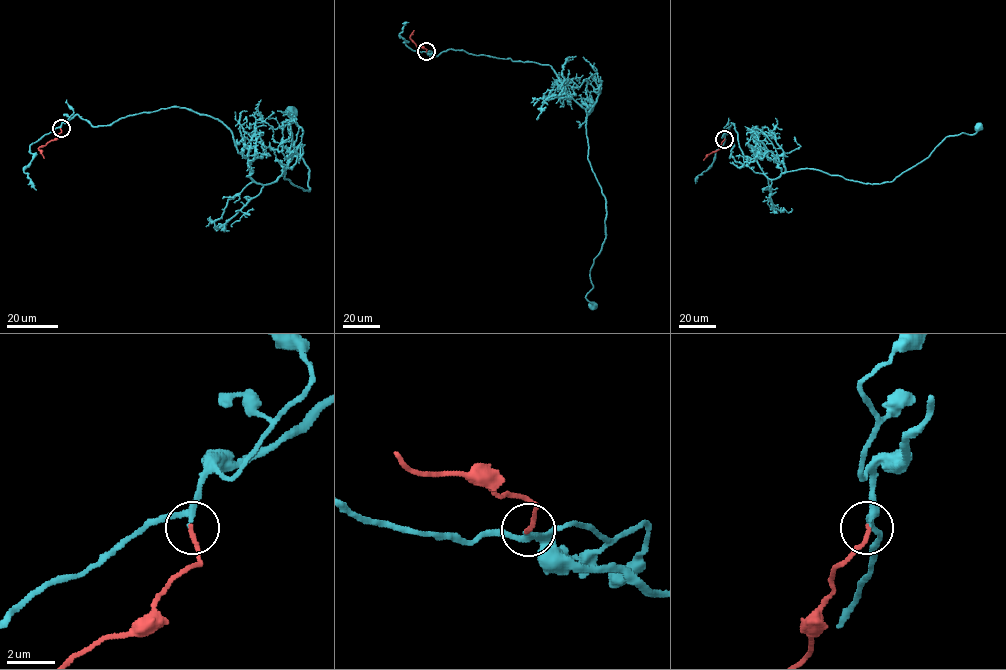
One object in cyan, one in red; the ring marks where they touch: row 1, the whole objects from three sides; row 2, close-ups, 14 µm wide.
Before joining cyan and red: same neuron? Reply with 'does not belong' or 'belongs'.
belongs

